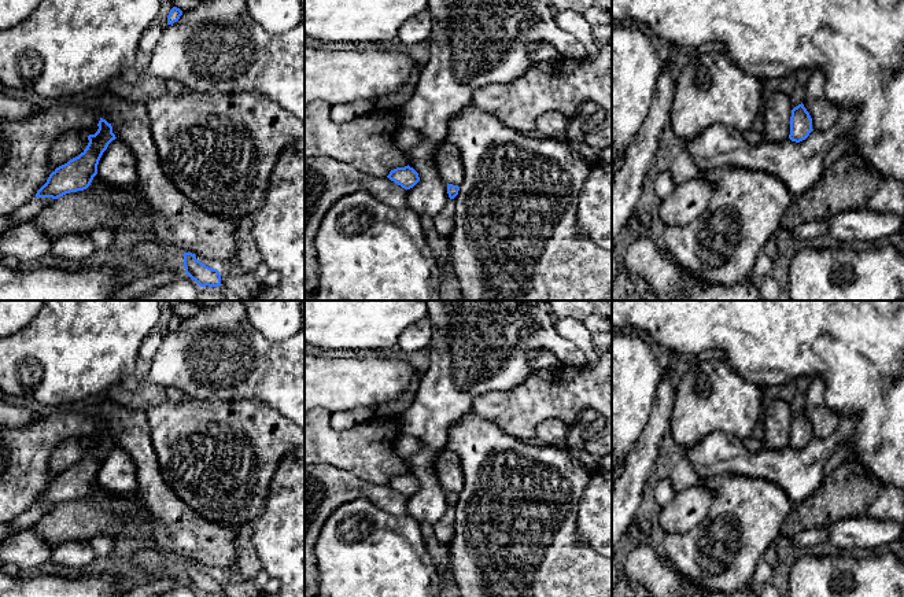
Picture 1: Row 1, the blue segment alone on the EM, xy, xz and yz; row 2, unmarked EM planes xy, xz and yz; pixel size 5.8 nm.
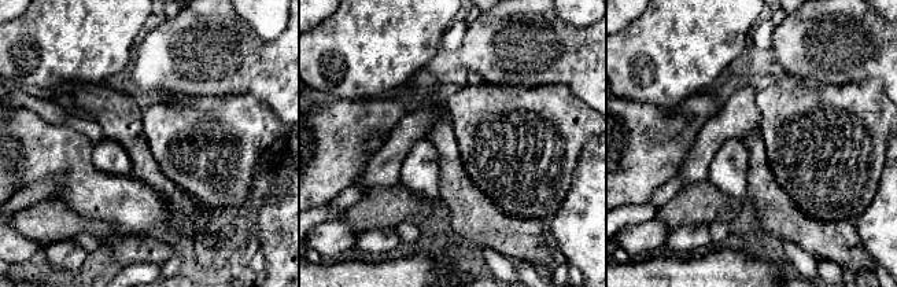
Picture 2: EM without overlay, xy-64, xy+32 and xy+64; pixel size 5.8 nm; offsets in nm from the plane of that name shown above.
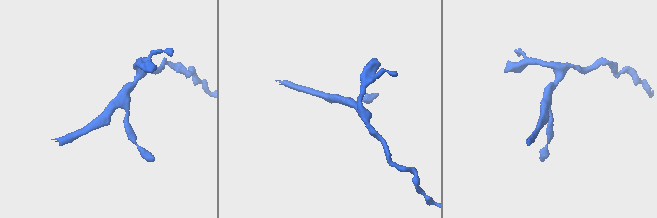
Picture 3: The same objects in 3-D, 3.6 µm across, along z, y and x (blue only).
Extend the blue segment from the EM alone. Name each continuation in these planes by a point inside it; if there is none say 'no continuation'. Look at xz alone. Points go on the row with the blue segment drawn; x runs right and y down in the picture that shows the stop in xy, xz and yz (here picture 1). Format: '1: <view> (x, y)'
no continuation

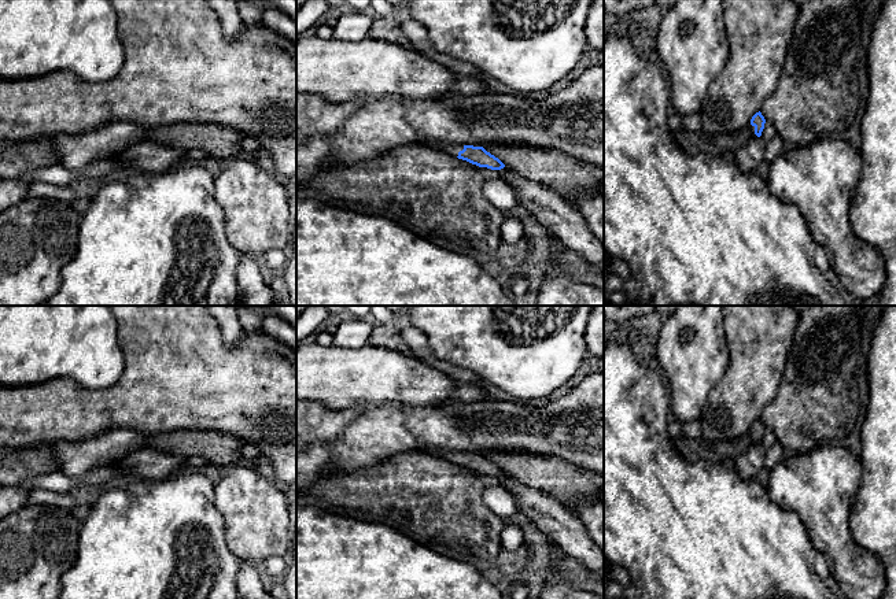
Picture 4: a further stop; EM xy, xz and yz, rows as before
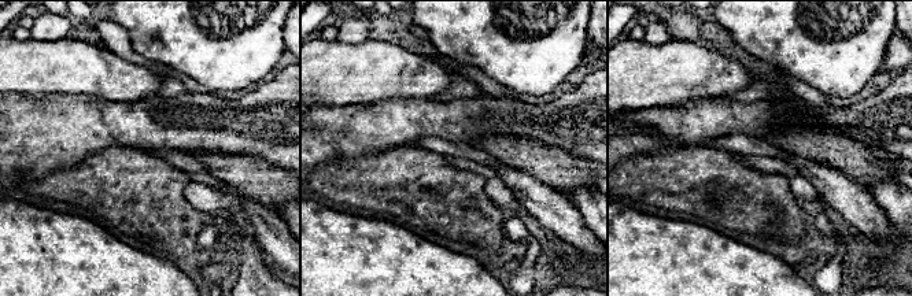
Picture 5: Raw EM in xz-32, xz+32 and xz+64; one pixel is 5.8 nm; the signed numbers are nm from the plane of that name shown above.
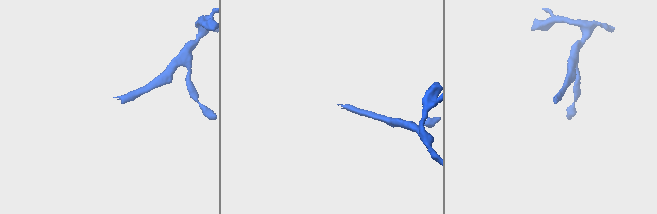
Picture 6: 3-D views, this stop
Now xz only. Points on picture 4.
1: xz (453, 150)

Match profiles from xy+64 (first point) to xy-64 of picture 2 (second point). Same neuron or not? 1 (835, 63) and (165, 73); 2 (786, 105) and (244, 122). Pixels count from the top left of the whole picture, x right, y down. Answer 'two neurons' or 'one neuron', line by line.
1: one neuron
2: one neuron

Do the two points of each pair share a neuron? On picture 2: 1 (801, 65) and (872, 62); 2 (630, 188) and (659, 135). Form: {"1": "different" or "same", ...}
{"1": "same", "2": "same"}

